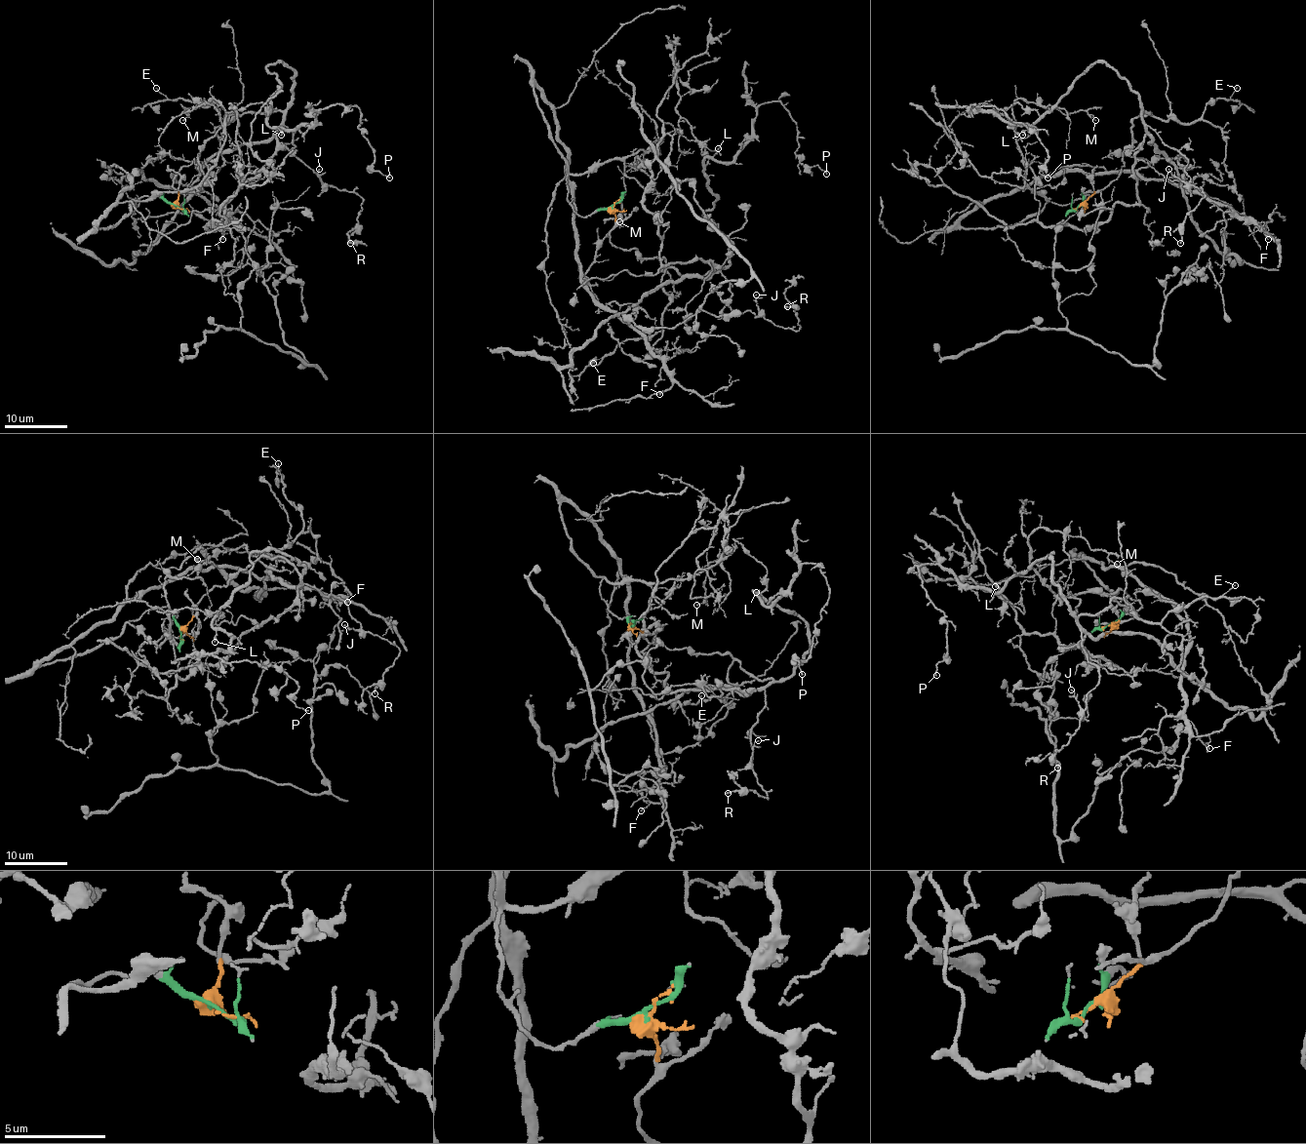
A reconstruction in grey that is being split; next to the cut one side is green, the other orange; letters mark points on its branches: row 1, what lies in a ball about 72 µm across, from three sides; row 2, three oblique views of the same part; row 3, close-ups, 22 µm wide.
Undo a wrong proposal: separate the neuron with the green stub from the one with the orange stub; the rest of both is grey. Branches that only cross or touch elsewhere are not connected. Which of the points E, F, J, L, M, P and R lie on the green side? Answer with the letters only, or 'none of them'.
F, M

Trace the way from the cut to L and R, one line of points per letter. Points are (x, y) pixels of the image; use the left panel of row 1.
L: (178, 206), (173, 179), (232, 113), (283, 110), (295, 73), (282, 62), (266, 68), (282, 136)
R: (178, 206), (173, 179), (232, 113), (279, 110), (293, 137), (291, 151), (322, 182), (360, 196), (350, 243)

